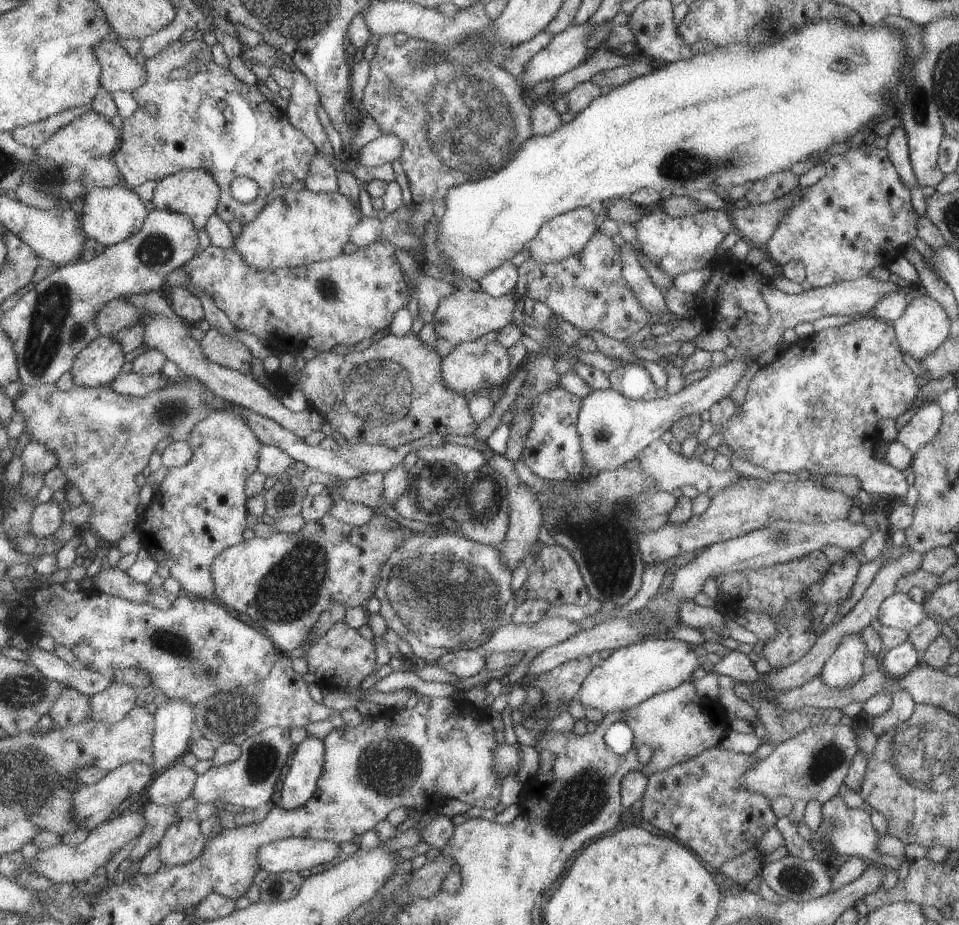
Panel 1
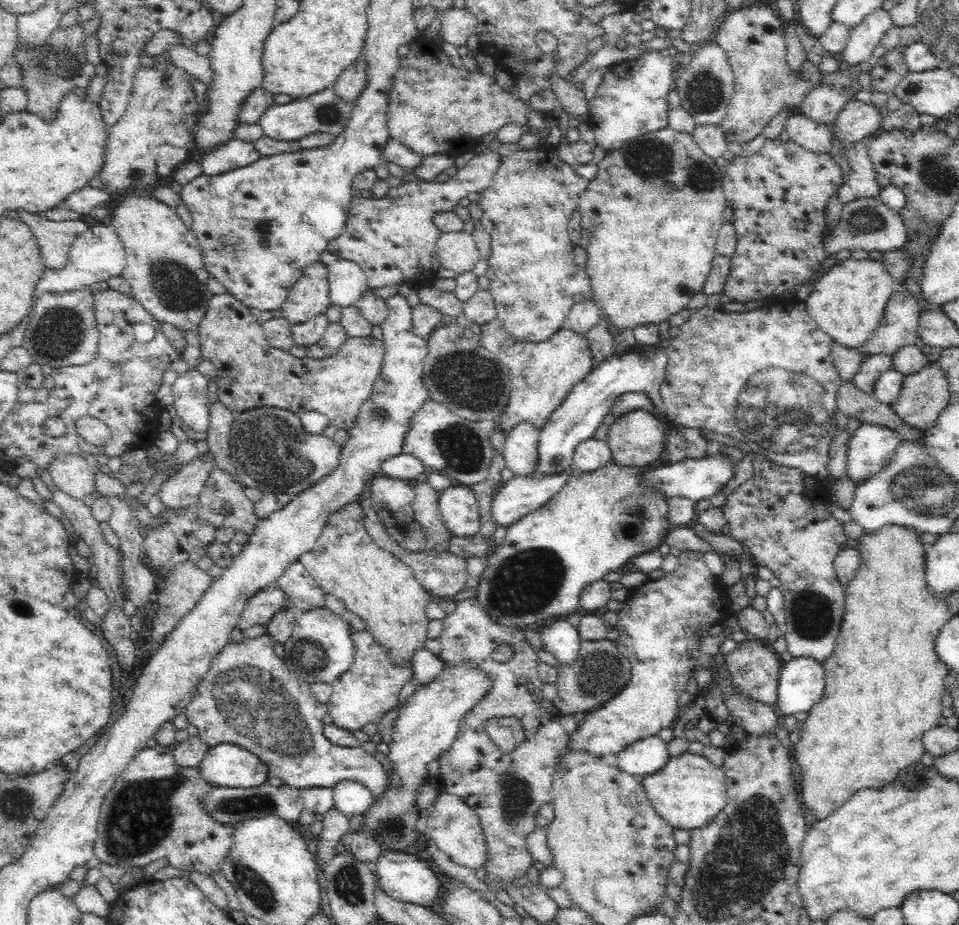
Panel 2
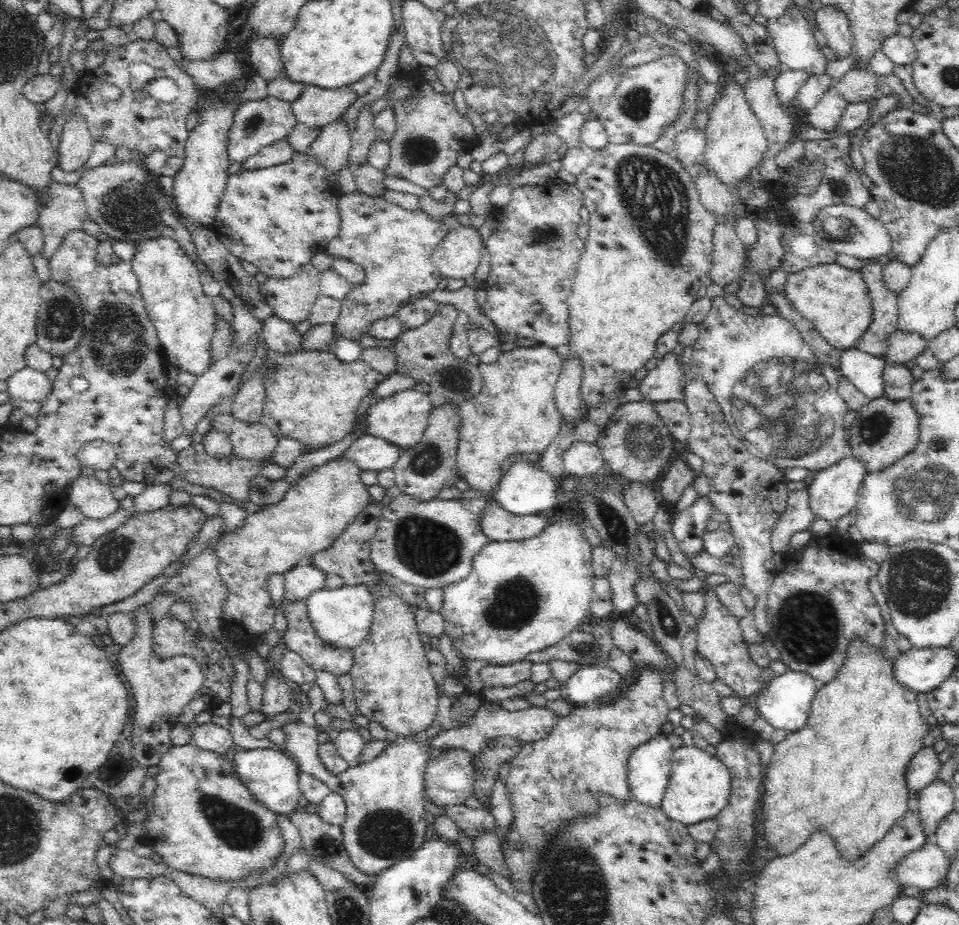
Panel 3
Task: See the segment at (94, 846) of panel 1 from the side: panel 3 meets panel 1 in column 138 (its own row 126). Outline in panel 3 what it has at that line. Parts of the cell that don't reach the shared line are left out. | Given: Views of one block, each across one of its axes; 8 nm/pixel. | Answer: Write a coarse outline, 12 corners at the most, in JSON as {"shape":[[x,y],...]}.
{"shape":[[830,85],[807,112],[810,126],[835,130],[847,103]]}

